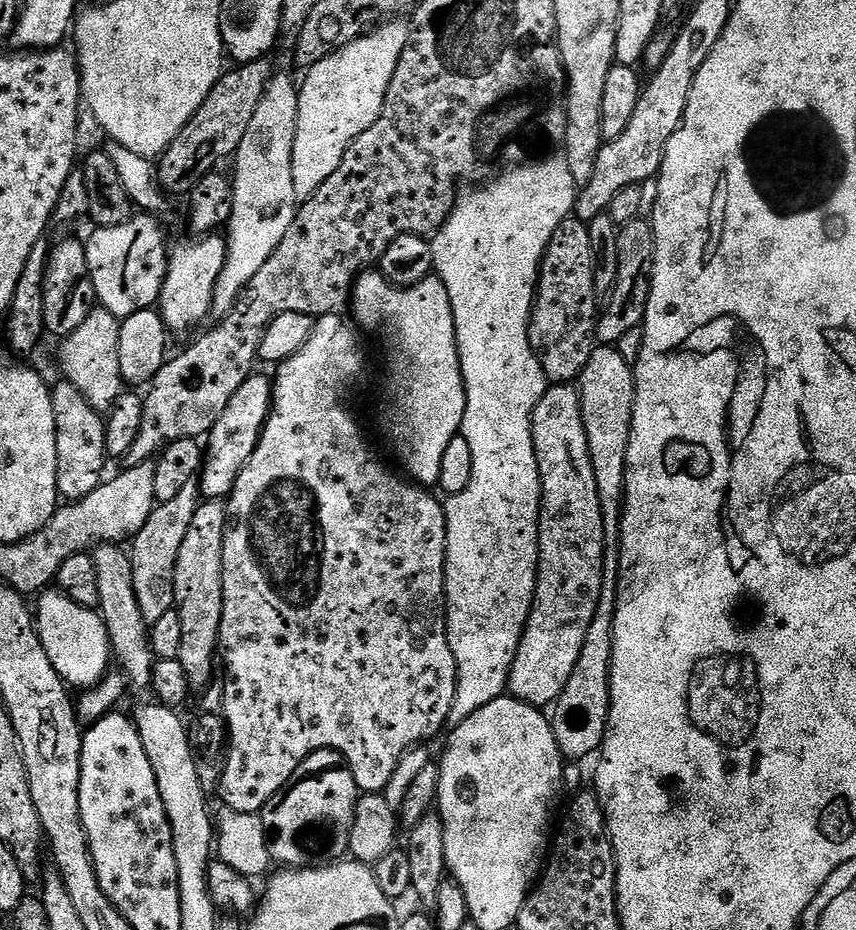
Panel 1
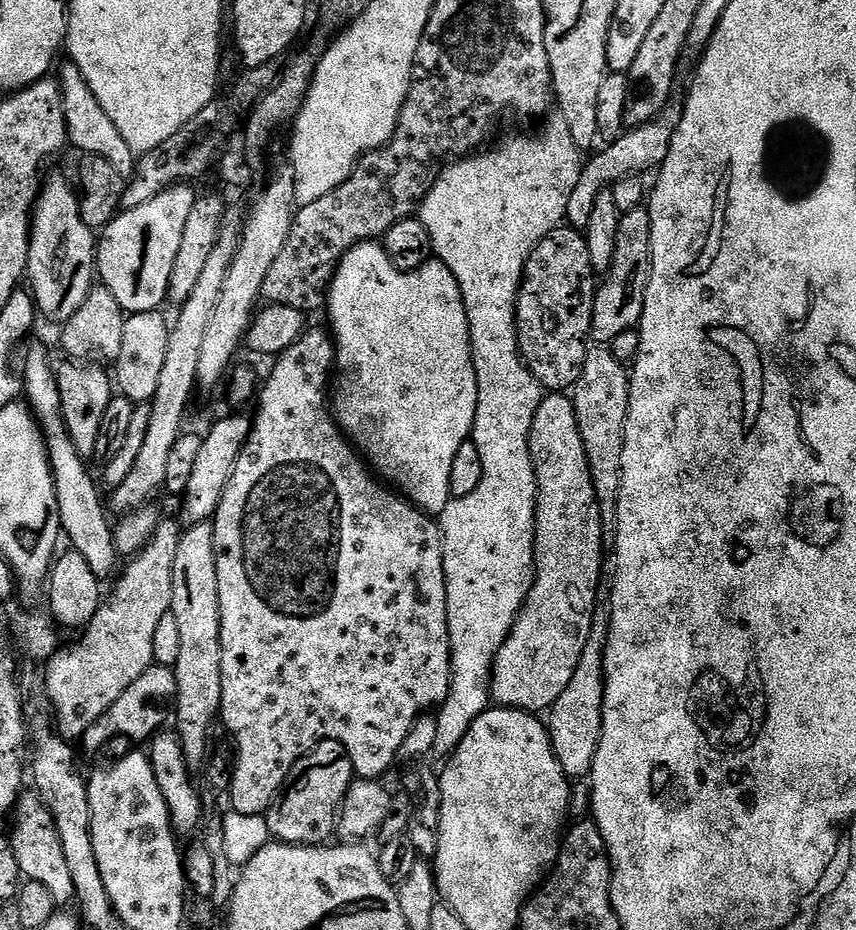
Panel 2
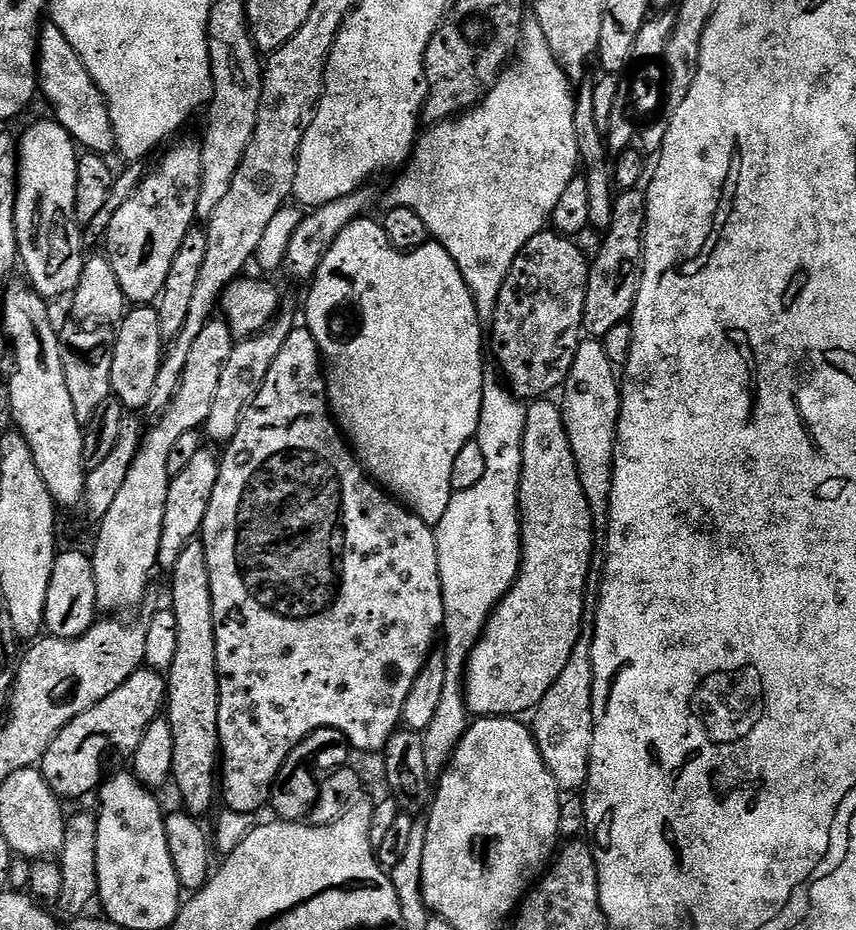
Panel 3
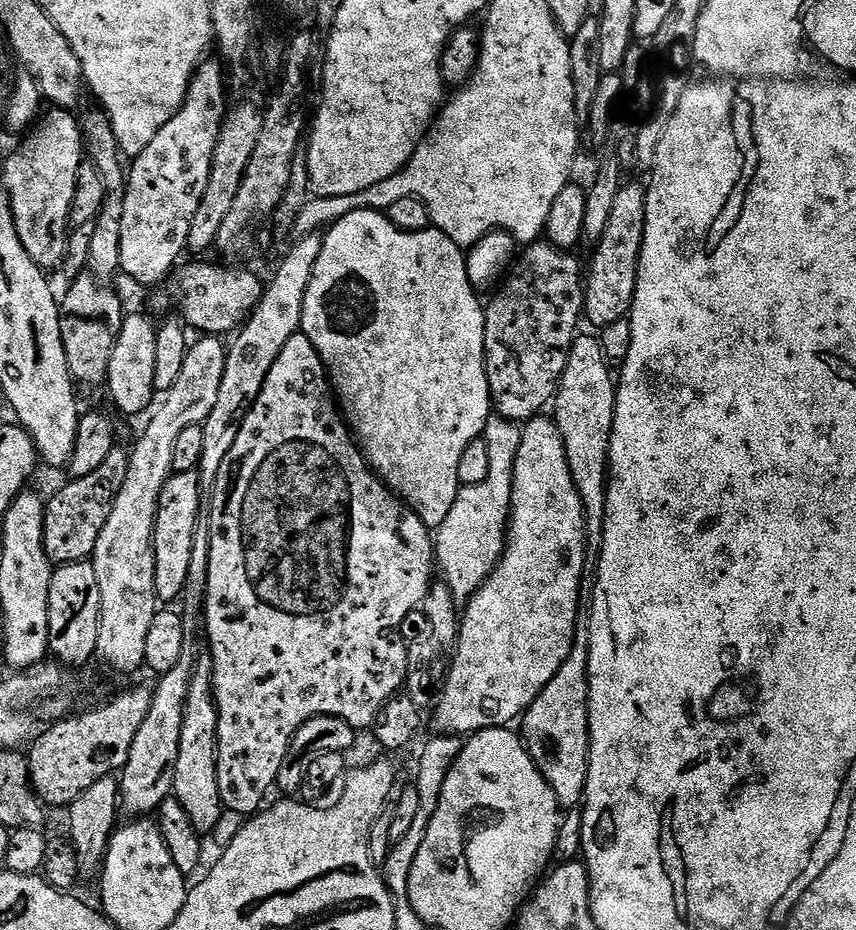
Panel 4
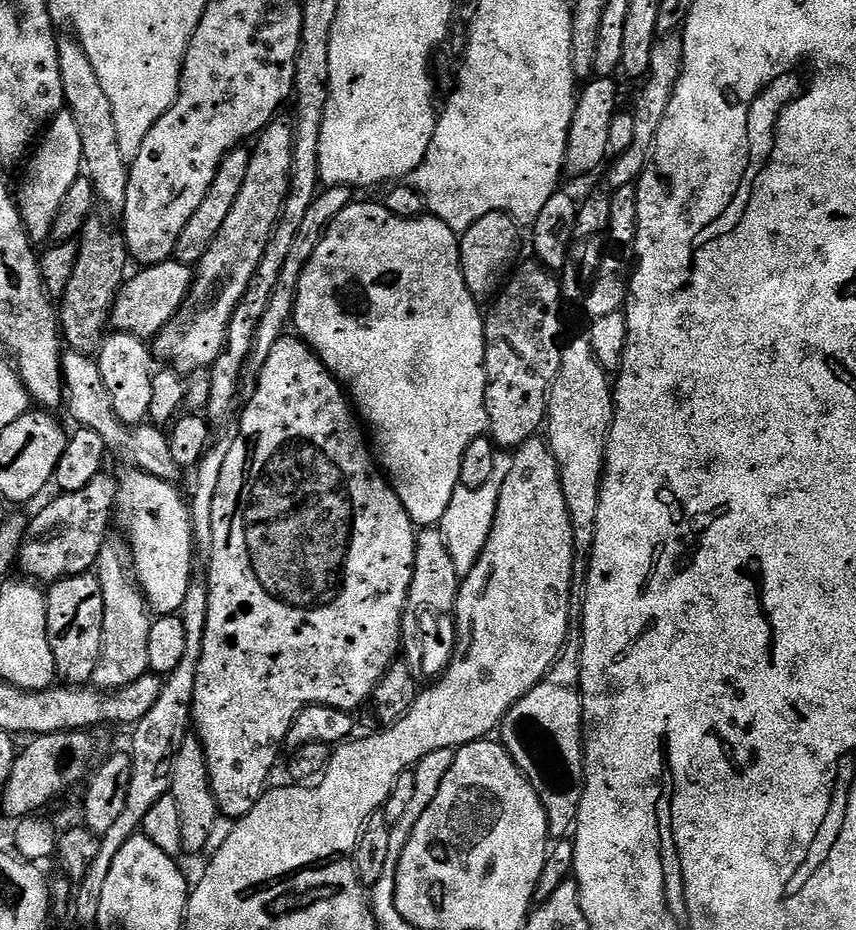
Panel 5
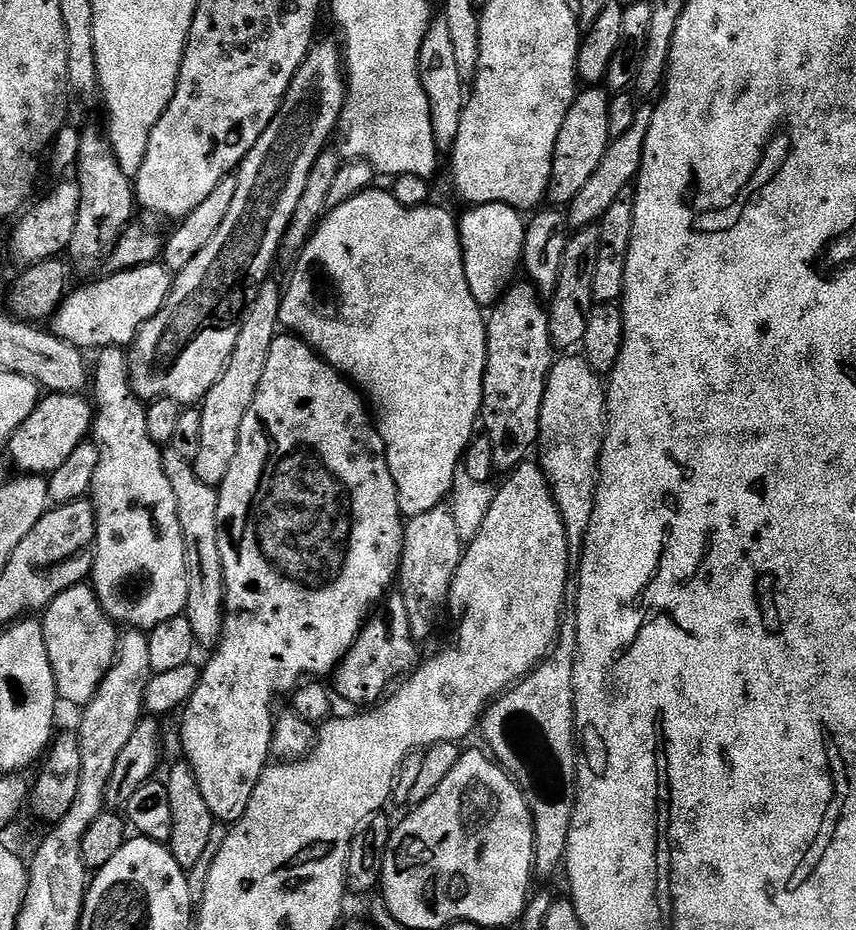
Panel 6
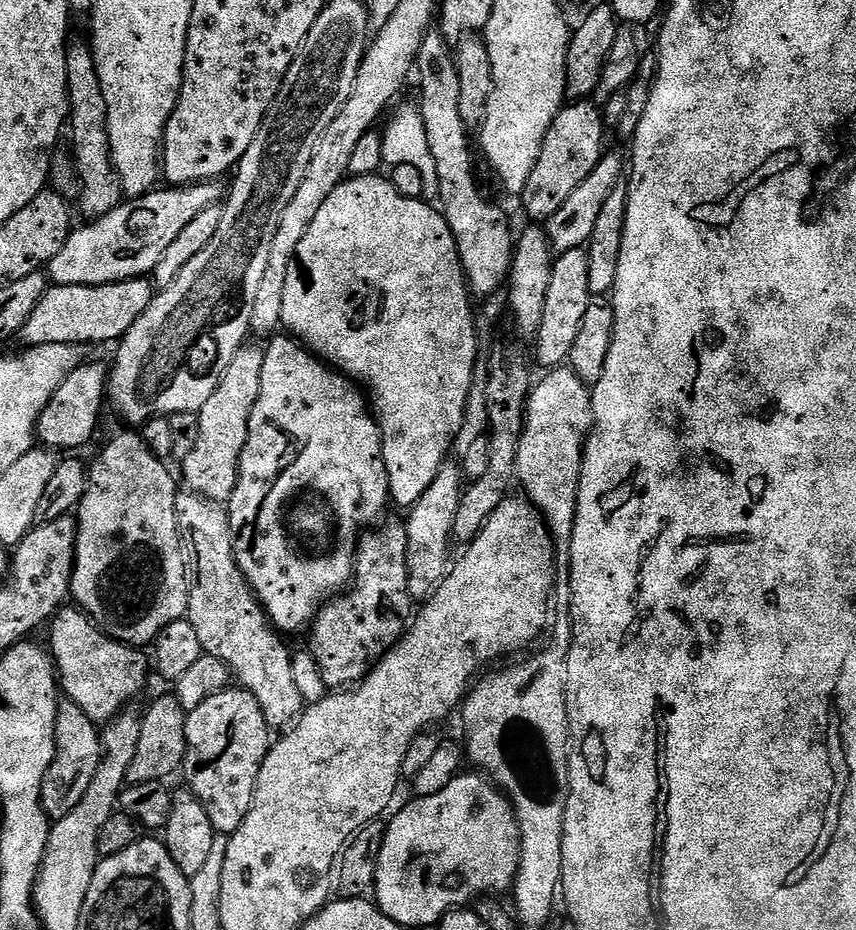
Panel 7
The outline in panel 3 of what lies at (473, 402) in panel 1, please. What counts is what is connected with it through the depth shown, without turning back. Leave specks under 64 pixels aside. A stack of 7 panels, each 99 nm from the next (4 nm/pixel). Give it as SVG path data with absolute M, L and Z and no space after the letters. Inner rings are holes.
M534 20L527 21L523 25L520 46L514 59L500 73L499 79L489 89L483 100L476 107L469 108L467 112L451 120L433 123L429 127L432 129L428 133L425 131L417 139L416 146L412 149L407 164L403 165L402 171L399 173L401 176L393 182L392 189L382 196L382 200L386 202L385 205L414 210L414 214L418 214L418 218L422 218L422 222L426 222L429 237L445 248L450 254L450 258L454 258L458 270L462 270L462 278L469 291L472 292L472 297L476 299L476 308L480 312L481 321L491 321L496 310L498 294L502 290L502 282L506 282L506 274L510 270L514 258L520 253L522 246L526 246L526 242L530 242L530 238L534 238L534 234L543 232L549 227L554 206L558 206L558 198L562 198L566 186L570 186L570 182L577 176L578 169L581 167L578 154L578 134L574 130L576 97L574 84L572 88L571 83L573 84L573 81L568 73L554 58L554 54L550 50L550 42L546 42L546 34L542 32L542 28ZM485 379L482 394L482 414L478 422L475 439L482 446L482 454L486 458L486 474L482 474L482 482L478 486L470 486L470 490L452 493L450 506L446 506L446 514L440 524L435 525L436 549L438 550L438 570L442 582L442 602L444 603L444 626L442 636L445 656L446 682L442 698L439 699L438 710L430 721L430 726L422 732L426 746L426 770L429 776L439 778L456 753L456 747L468 732L470 713L468 702L464 699L466 669L468 658L480 640L480 635L488 625L492 611L502 602L502 598L516 583L516 575L520 572L520 479L522 478L522 442L526 430L528 409L525 401L513 396L511 391L499 379Z

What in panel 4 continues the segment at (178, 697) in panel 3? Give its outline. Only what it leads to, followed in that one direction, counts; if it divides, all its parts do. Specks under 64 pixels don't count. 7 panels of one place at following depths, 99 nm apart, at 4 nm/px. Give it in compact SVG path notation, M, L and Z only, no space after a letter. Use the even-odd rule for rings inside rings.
M204 654L197 659L196 669L188 681L182 714L182 738L178 742L178 766L174 766L172 796L186 810L194 830L211 834L218 826L218 818L225 812L218 794L218 710L212 695L212 657Z

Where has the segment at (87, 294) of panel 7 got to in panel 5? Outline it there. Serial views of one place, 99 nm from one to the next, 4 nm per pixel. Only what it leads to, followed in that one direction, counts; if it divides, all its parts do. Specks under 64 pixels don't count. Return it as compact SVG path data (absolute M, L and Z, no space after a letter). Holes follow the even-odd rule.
M175 258L164 260L161 264L141 267L139 271L140 273L133 280L132 277L125 279L124 287L116 296L116 305L112 307L110 324L115 331L134 334L139 340L148 342L155 338L175 318L177 310L184 305L184 300L188 297L188 291L192 289L194 272L189 265L181 264Z

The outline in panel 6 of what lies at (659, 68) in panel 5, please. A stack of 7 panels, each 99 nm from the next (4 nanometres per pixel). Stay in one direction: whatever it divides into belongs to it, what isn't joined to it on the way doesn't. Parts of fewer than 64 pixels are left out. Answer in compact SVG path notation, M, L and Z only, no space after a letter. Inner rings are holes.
M637 107L633 125L621 137L613 139L609 143L602 162L598 162L598 170L594 170L594 174L590 177L590 182L586 182L586 186L582 186L582 190L578 193L578 198L574 198L574 202L567 205L566 219L569 229L593 227L604 215L604 212L610 210L610 205L622 193L629 191L630 185L635 181L642 166L642 154L651 121L652 108Z

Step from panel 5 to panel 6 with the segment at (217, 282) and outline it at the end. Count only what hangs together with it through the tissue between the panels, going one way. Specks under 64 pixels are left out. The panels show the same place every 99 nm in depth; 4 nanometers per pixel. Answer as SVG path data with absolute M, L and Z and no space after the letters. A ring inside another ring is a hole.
M322 40L313 43L302 66L298 66L298 74L294 74L286 90L278 114L274 114L270 126L262 130L258 142L254 142L250 154L246 154L246 158L240 163L235 173L234 202L230 202L230 210L226 213L222 226L218 226L214 238L210 238L210 242L199 252L198 258L194 258L190 266L175 273L172 289L162 310L158 310L158 314L154 314L154 318L150 318L146 326L142 326L136 340L127 349L128 377L137 400L172 400L181 406L199 405L210 386L218 382L222 370L228 364L234 342L238 342L238 330L244 321L248 303L256 295L256 289L265 277L271 273L268 271L276 260L276 251L281 251L284 231L292 220L302 190L306 188L310 170L320 153L329 147L328 139L331 136L333 139L340 111L344 108L346 69L342 48L337 41L335 44L332 40Z

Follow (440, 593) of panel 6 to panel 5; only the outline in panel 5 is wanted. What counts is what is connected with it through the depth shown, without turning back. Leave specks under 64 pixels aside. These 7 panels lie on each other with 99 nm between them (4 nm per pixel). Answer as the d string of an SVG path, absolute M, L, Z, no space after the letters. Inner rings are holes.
M421 529L417 533L415 548L415 572L411 578L410 594L401 620L401 649L405 663L416 677L422 676L423 640L420 636L419 614L424 612L453 613L460 592L461 577L458 576L454 562L449 556L443 533L439 529Z

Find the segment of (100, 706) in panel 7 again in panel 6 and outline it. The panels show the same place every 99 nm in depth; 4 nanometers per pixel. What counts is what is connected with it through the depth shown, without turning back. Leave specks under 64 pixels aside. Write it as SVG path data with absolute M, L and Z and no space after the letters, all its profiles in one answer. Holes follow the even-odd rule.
M87 583L74 586L45 608L42 613L46 654L54 670L56 695L61 701L83 709L93 698L98 686L116 660L118 628L104 613L96 597L96 589Z

